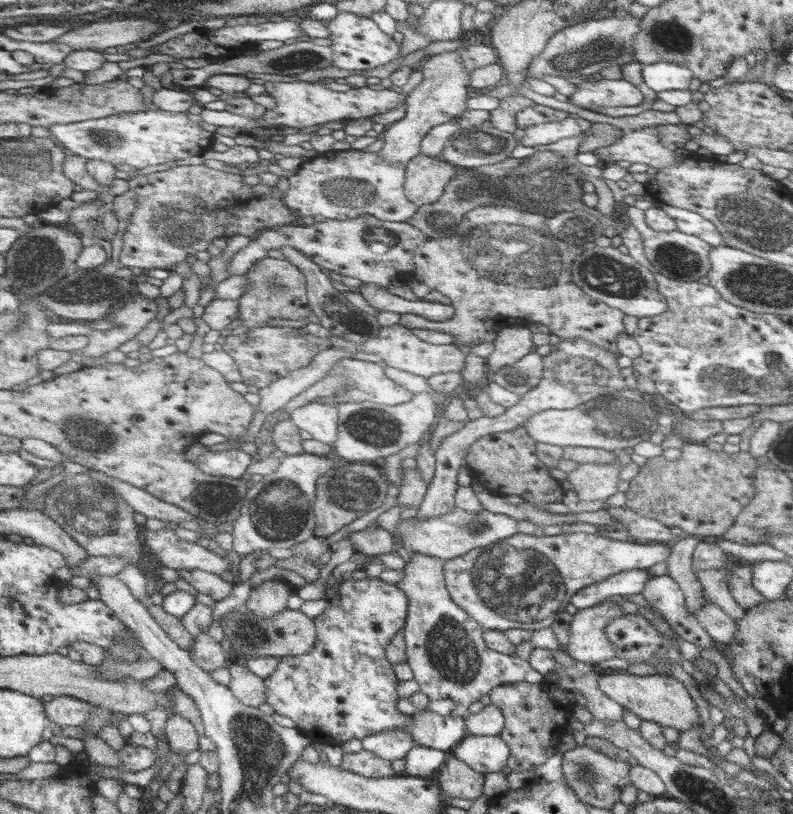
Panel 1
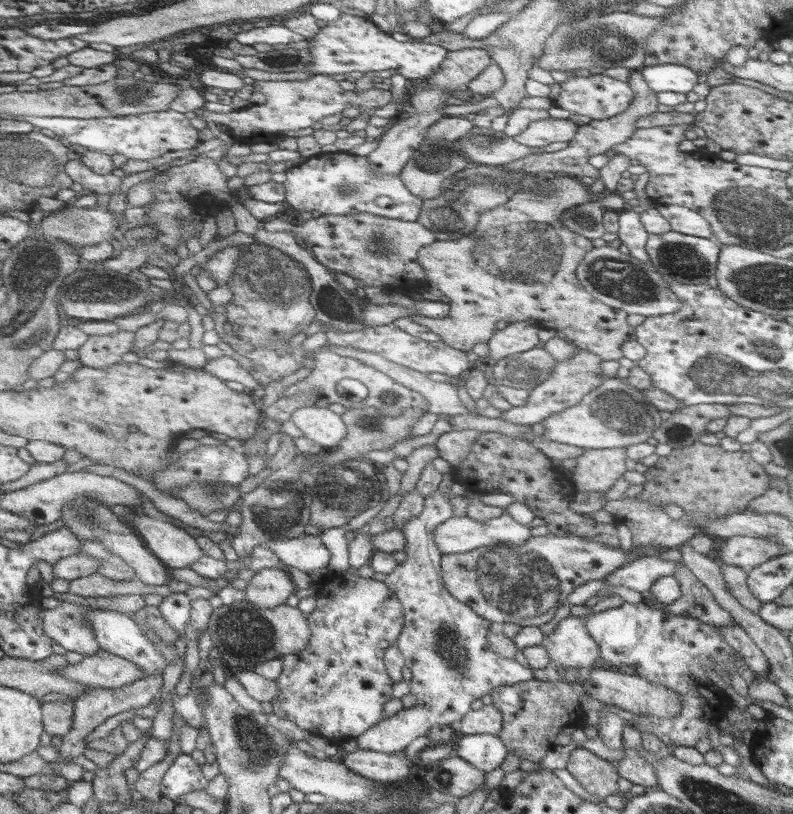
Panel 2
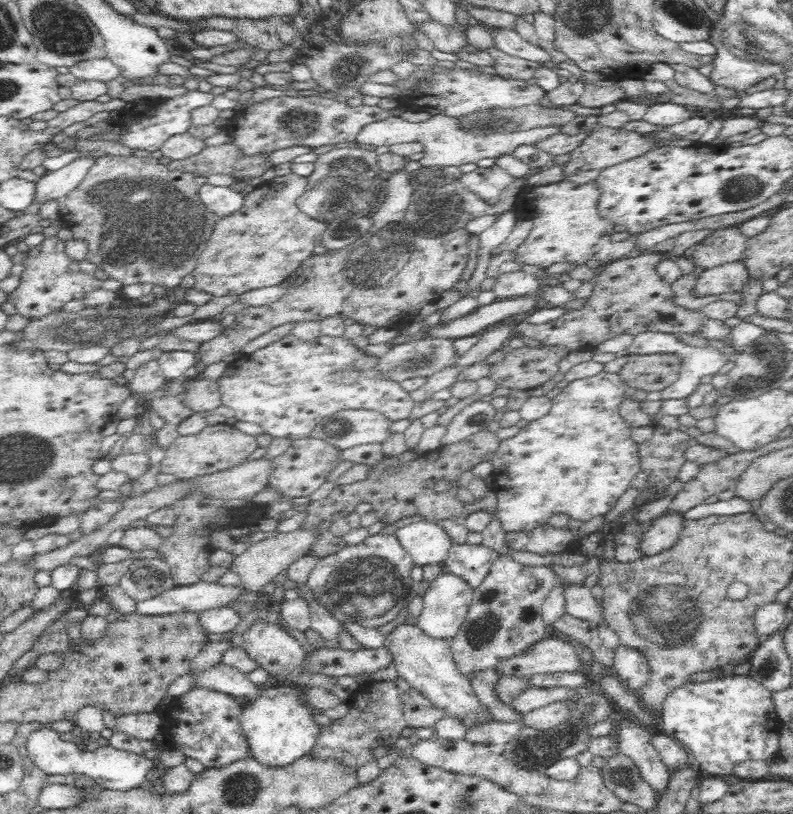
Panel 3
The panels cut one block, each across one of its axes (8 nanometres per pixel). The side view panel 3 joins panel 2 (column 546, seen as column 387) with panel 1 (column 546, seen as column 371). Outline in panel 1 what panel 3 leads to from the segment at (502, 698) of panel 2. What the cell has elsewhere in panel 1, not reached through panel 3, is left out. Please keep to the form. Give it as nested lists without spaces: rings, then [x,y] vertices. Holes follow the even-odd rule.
[[[545,680],[538,684],[517,682],[490,691],[491,704],[502,711],[504,729],[499,737],[507,742],[511,750],[508,767],[512,773],[536,771],[546,760],[558,754],[562,736],[568,729],[568,719],[572,716],[574,703],[566,696],[568,690]]]

